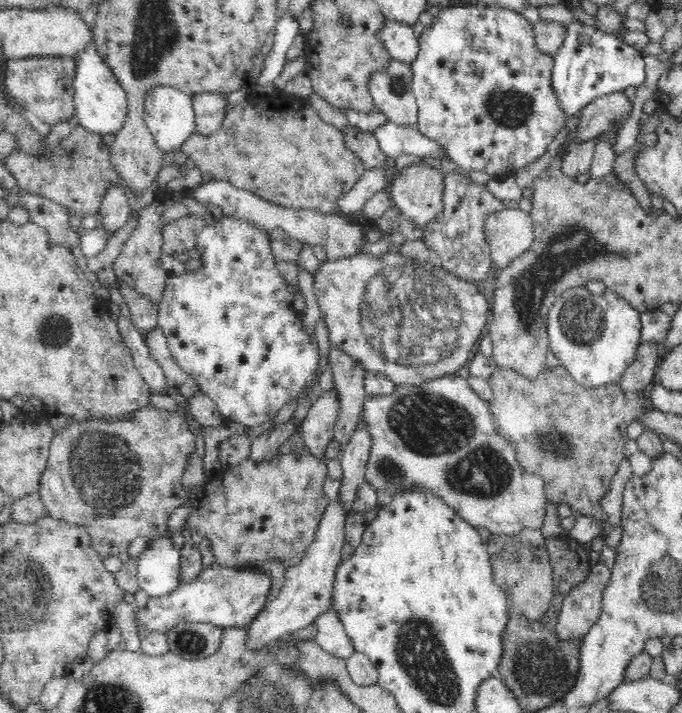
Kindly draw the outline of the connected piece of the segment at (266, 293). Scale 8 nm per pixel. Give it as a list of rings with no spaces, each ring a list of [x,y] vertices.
[[[223,215],[220,220],[205,224],[197,235],[202,258],[200,270],[188,271],[166,280],[166,290],[157,313],[157,324],[166,335],[170,354],[175,362],[200,387],[200,393],[216,403],[216,409],[229,422],[244,426],[260,426],[275,417],[280,408],[296,402],[302,392],[310,396],[316,384],[320,350],[310,340],[304,314],[306,300],[297,284],[284,281],[272,253],[272,240],[266,228],[245,217]]]

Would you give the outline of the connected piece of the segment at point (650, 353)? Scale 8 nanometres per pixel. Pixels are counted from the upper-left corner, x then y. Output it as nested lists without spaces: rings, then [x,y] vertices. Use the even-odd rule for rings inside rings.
[[[648,340],[637,348],[634,362],[626,368],[620,378],[622,390],[643,390],[648,384],[655,383],[655,371],[658,367],[658,344]]]

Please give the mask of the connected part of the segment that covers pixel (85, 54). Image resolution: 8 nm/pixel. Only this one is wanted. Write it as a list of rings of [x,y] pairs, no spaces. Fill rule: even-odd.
[[[88,43],[87,47],[75,59],[75,79],[73,80],[73,104],[76,120],[84,128],[96,134],[116,134],[124,124],[128,116],[128,99],[126,91],[118,82],[116,75],[106,66],[103,58],[96,53],[94,43]]]

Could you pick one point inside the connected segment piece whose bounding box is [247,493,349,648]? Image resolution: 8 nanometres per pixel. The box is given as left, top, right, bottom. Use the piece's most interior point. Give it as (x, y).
(307, 588)

